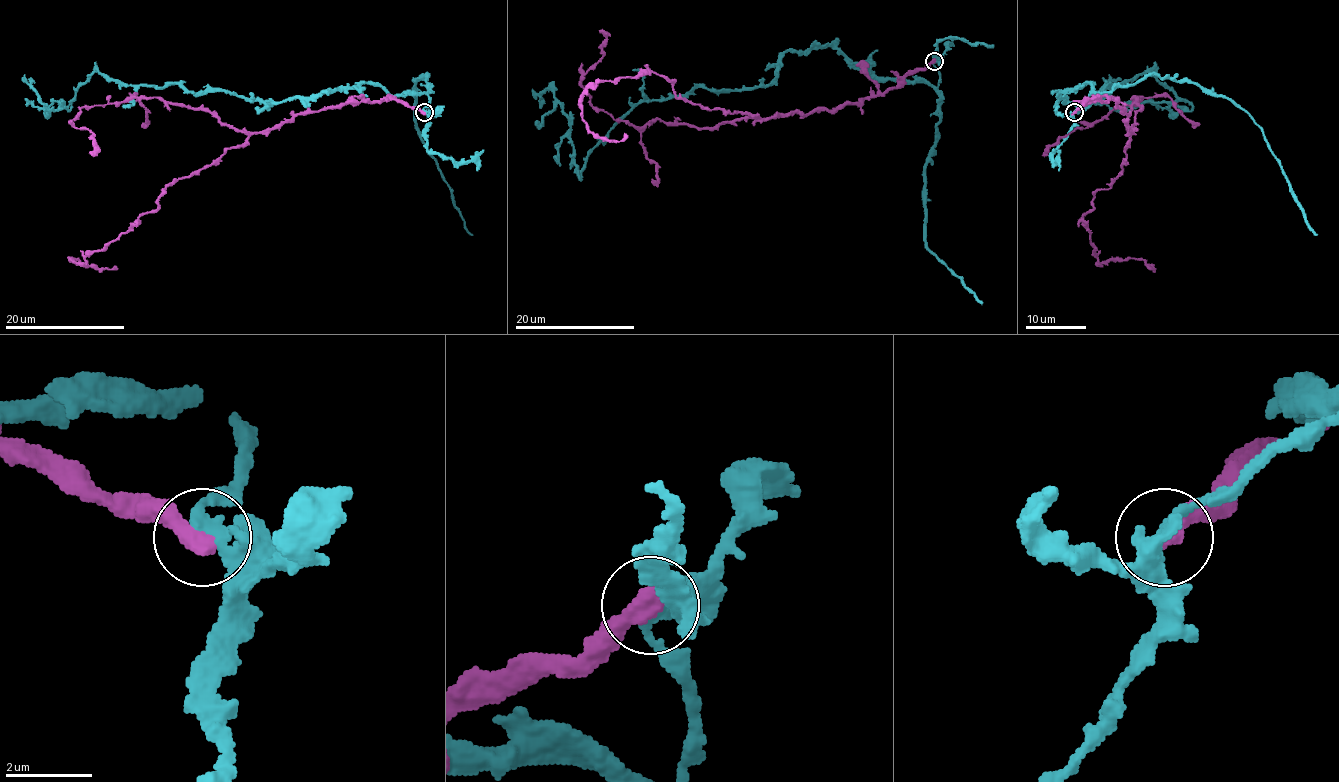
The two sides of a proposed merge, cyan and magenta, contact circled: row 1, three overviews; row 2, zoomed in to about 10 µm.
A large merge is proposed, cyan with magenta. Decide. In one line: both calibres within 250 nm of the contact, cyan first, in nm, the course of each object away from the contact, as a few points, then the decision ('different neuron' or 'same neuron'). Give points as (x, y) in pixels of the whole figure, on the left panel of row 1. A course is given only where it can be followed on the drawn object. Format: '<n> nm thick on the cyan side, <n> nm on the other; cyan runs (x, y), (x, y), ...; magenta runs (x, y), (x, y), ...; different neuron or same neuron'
280 nm thick on the cyan side, 480 nm on the other; cyan runs (423, 112), (425, 94), (363, 83), (267, 106), (95, 71), (68, 110), (47, 109), (29, 79); magenta runs (423, 112), (354, 97), (253, 133), (178, 178), (158, 206), (101, 250), (71, 259), (115, 266); different neuron

